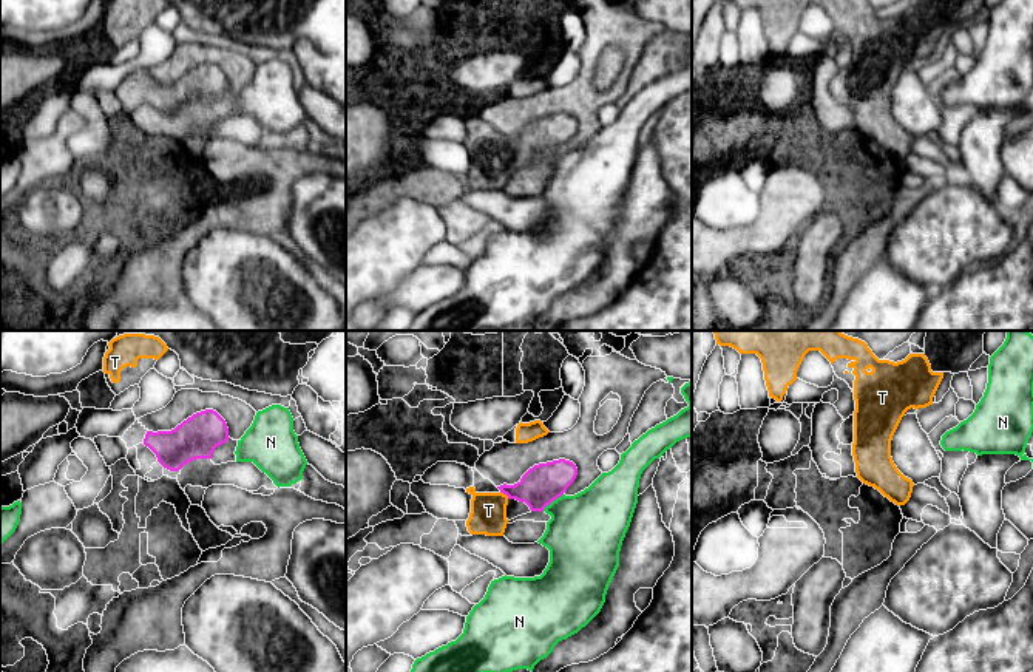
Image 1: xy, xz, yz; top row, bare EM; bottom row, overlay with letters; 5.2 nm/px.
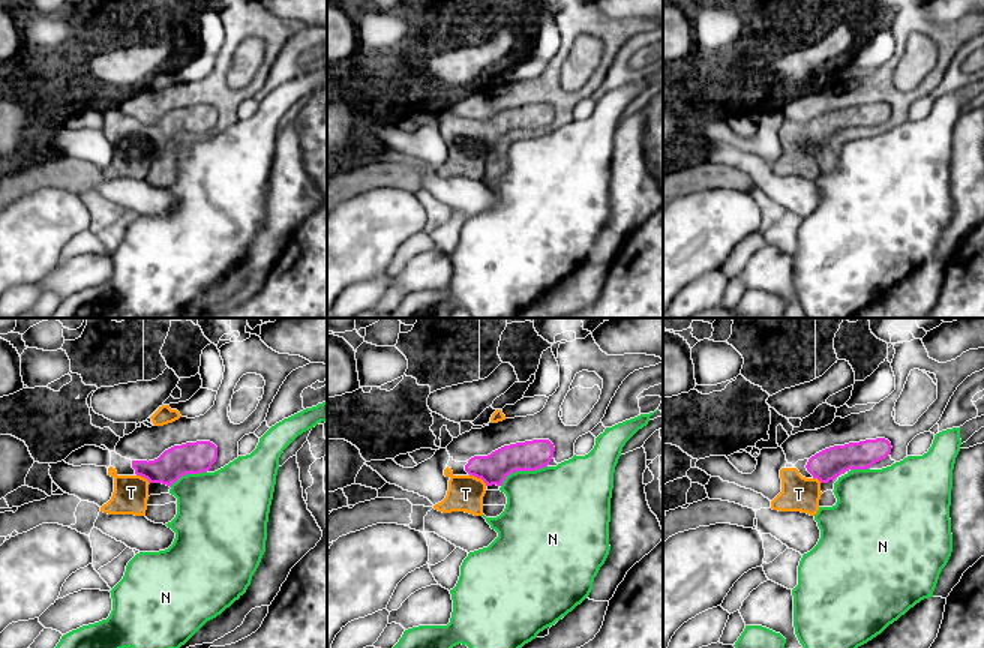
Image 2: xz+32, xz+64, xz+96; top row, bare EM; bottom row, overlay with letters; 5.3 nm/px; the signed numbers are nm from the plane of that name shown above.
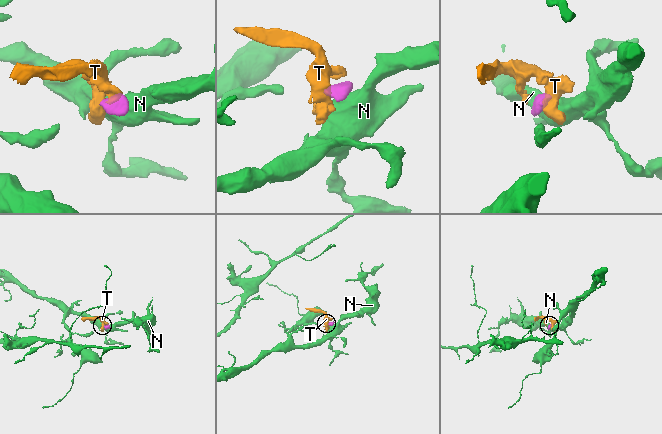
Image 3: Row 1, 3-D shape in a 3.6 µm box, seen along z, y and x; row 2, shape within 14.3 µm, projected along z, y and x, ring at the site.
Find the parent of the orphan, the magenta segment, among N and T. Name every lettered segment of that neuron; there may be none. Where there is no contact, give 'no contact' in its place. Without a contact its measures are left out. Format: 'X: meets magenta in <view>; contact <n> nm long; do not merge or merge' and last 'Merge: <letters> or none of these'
N: meets magenta in xz; contact 140 nm long; do not merge
T: meets magenta in xz; contact 60 nm long; merge
Merge: T

